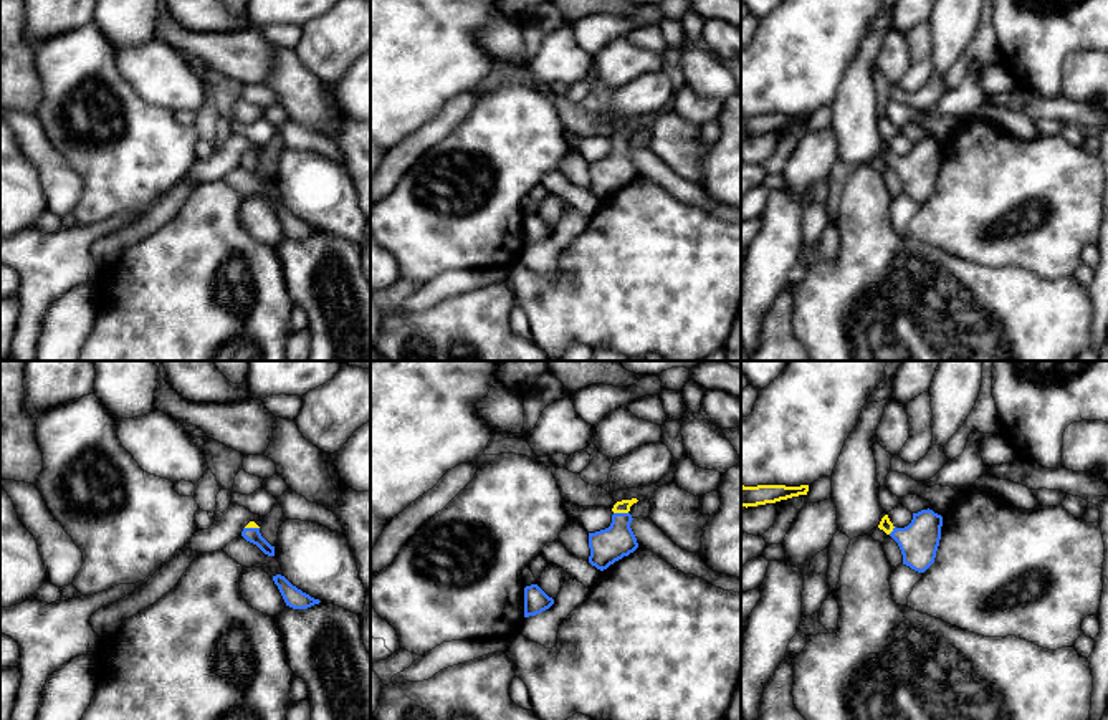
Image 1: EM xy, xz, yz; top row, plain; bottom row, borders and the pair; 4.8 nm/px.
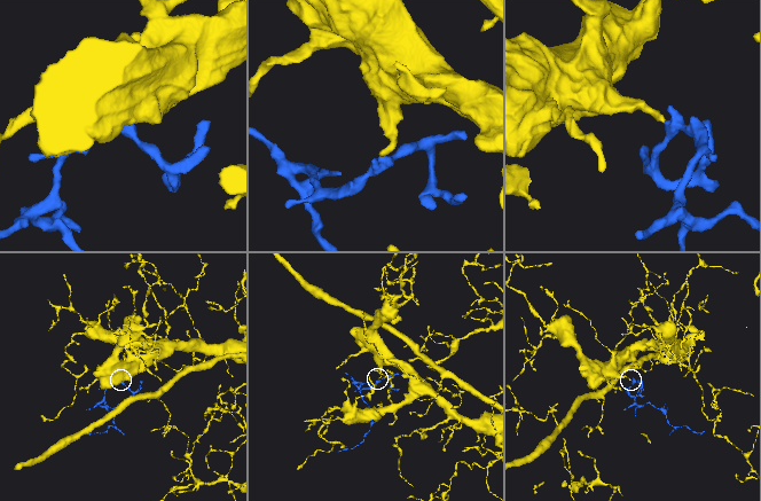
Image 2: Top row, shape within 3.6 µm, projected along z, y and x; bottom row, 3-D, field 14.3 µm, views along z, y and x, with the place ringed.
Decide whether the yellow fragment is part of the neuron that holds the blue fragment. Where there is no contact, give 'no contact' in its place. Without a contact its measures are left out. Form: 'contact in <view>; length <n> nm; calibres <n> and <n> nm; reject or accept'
contact in xz; length 70 nm; calibres 170 and 60 nm; accept

